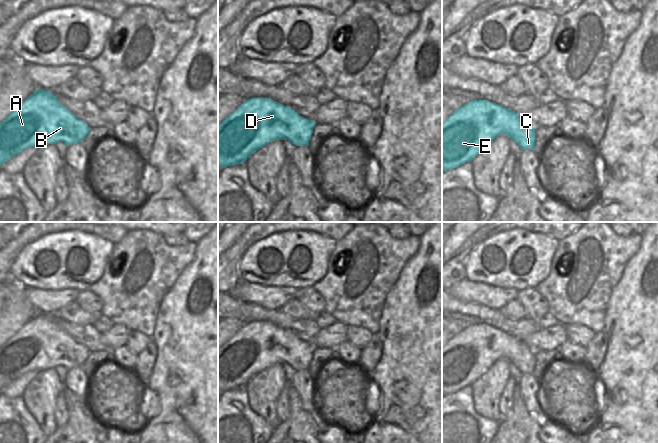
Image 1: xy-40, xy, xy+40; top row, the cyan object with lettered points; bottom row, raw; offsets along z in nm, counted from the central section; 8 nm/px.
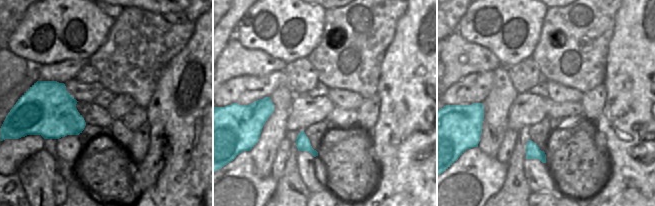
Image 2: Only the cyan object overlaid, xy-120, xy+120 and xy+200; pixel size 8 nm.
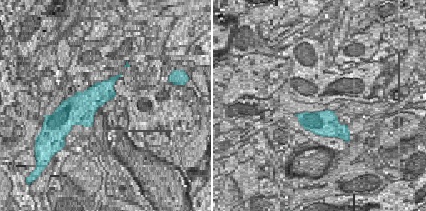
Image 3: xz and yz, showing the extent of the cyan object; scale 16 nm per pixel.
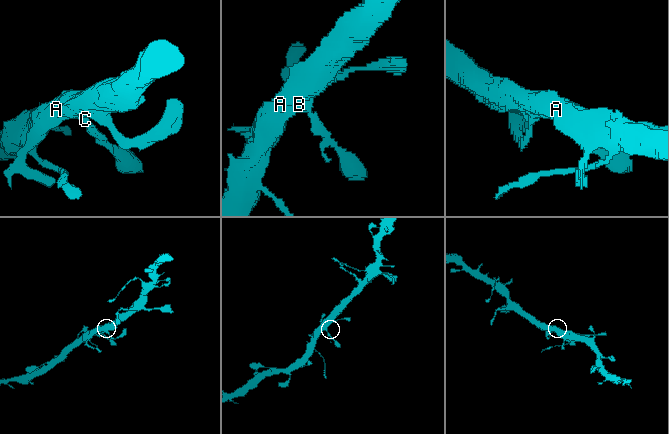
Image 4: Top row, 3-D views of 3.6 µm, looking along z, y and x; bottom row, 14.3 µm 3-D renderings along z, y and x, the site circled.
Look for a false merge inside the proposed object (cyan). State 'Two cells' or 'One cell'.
One cell

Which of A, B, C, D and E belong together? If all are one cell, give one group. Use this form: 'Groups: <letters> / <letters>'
Groups: A B C D E

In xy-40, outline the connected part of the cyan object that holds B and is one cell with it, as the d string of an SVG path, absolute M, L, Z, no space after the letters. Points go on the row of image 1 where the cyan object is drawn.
M37 88L14 112L0 123L0 166L26 148L40 148L64 142L67 146L83 142L89 127L62 106L49 91Z

